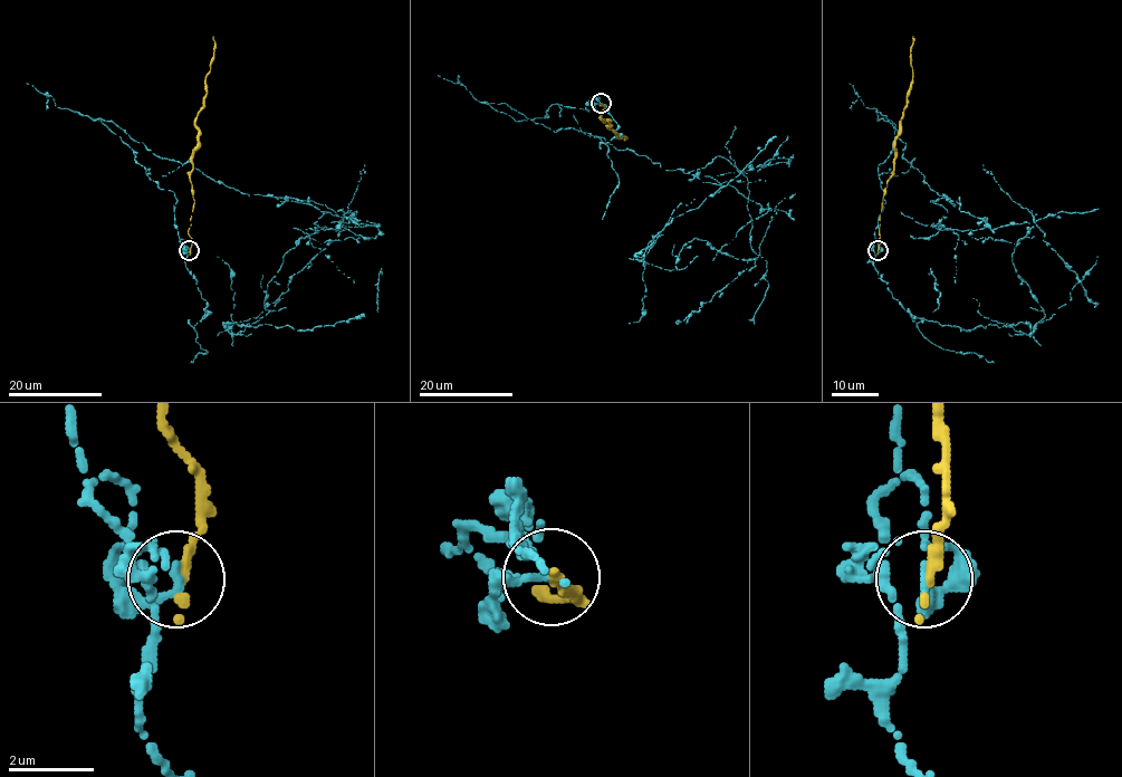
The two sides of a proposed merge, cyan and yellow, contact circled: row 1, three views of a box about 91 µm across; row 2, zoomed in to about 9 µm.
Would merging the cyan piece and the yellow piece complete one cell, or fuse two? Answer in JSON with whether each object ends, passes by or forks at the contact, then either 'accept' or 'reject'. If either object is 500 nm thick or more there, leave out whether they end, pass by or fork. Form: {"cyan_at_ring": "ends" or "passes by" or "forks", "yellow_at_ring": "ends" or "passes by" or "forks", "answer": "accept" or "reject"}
{"cyan_at_ring": "ends", "yellow_at_ring": "ends", "answer": "reject"}

